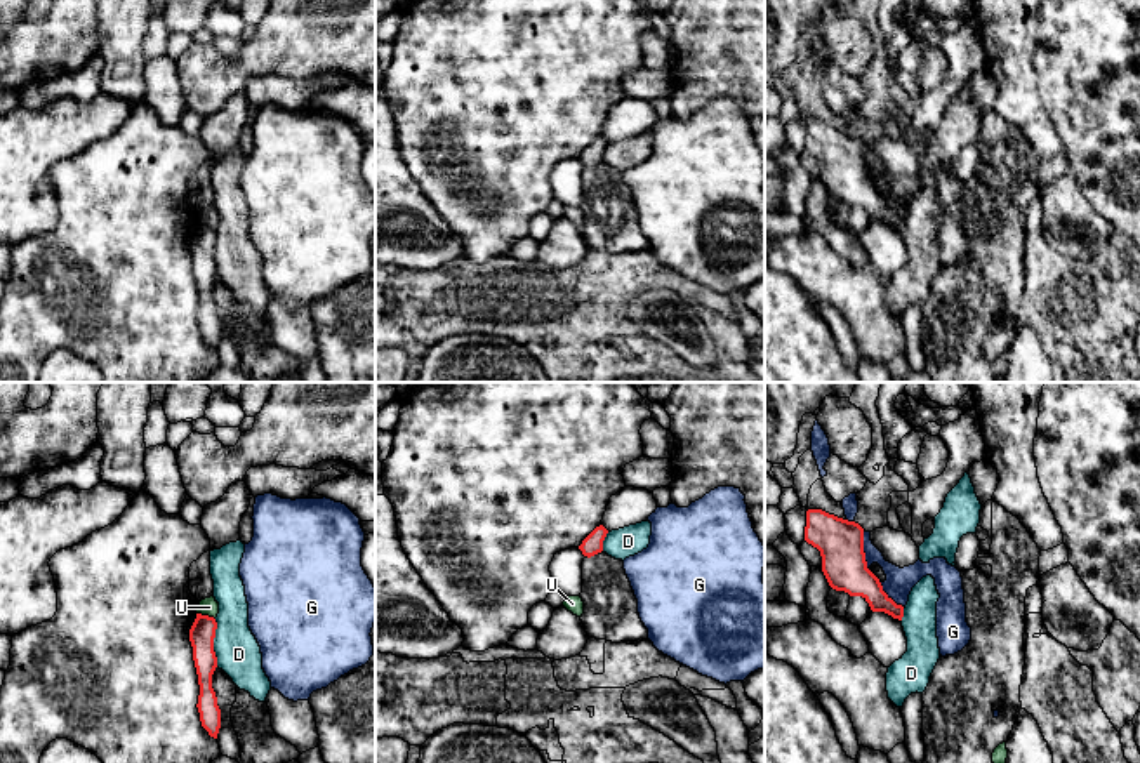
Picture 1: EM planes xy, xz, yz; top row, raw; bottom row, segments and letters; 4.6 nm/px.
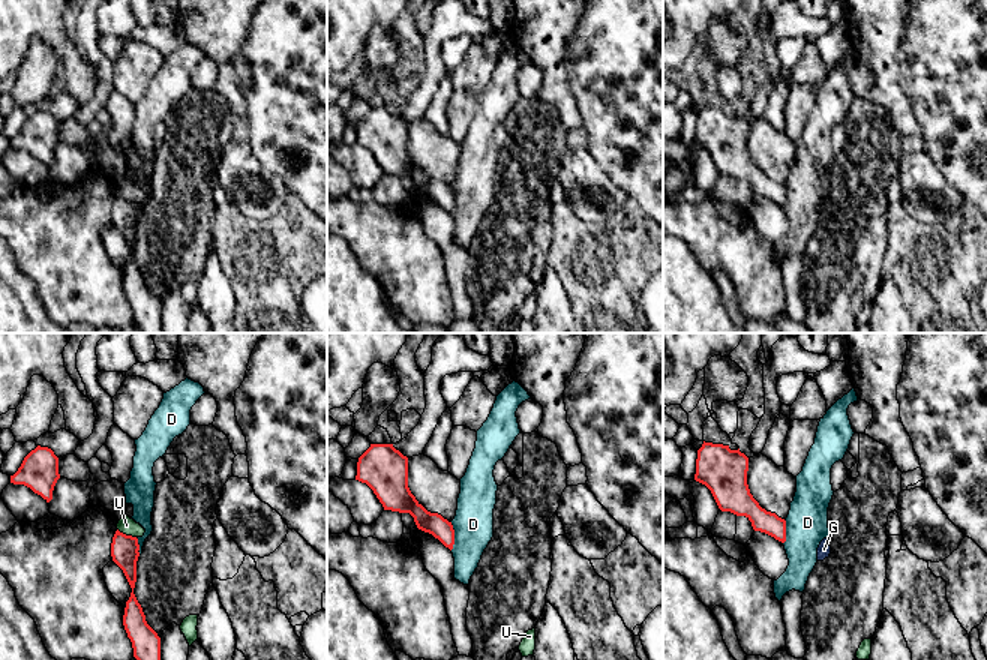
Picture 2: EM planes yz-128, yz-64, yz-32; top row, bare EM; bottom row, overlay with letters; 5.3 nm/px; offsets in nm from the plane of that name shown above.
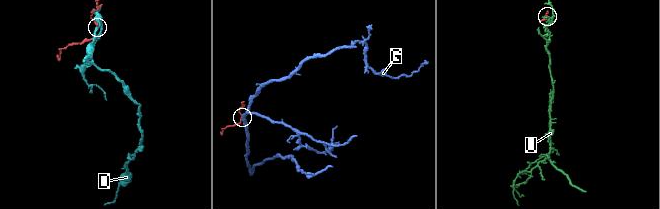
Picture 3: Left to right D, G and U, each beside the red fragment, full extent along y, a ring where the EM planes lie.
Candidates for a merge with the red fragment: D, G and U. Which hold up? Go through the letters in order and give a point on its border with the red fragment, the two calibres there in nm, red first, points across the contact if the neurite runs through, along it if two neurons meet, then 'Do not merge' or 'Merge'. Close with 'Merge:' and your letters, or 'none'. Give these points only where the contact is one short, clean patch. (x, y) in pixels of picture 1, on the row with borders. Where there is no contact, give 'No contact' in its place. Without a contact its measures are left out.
D: Touches red at xy (212, 643). Thickness 120 nm (red) against 200 nm. Boundary: xy (214, 619), (214, 656), (218, 666). Do not merge
G: Touches red at yz (862, 551). Thickness 200 nm (red) against 130 nm. Do not merge
U: Touches red at xy (205, 616). Thickness 120 nm (red) against 80 nm. Boundary: xy (197, 612), (214, 619). Do not merge
Merge: none

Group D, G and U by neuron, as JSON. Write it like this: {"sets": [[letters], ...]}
{"sets": [["D"], ["G"], ["U"]]}

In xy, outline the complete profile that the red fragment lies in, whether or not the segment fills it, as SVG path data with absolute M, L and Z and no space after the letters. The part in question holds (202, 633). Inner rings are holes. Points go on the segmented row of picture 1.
M196 614L196 619L189 629L189 641L193 647L193 660L198 674L200 695L198 713L202 727L210 737L217 739L221 728L221 709L212 688L212 674L217 667L217 657L214 652L217 622L214 617Z

